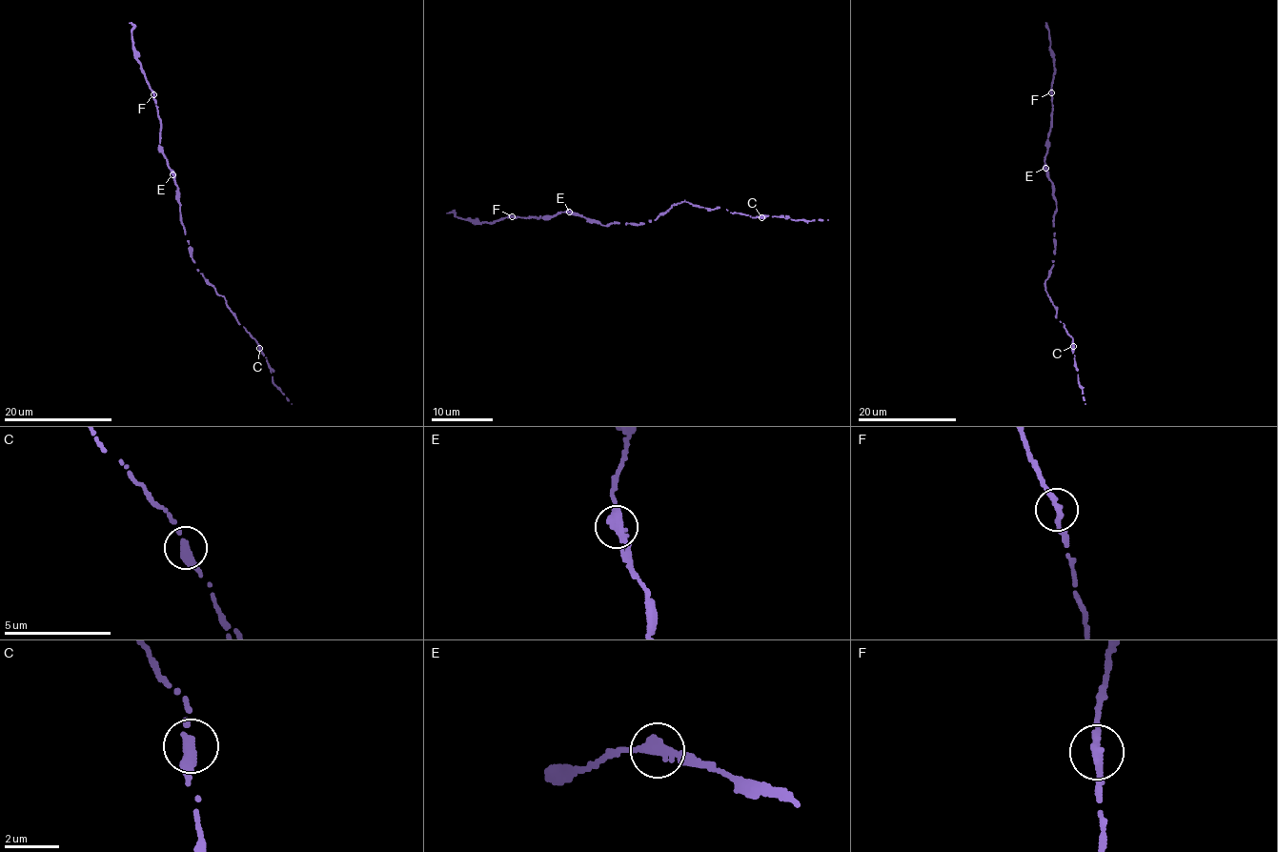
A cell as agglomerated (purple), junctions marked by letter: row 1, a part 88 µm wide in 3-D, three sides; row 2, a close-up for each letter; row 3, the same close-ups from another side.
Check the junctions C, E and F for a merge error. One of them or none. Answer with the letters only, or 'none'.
none

